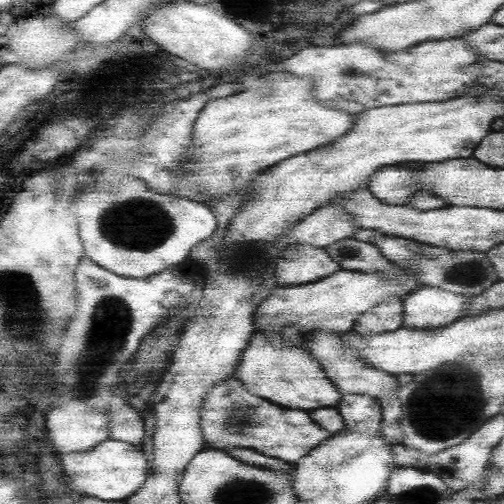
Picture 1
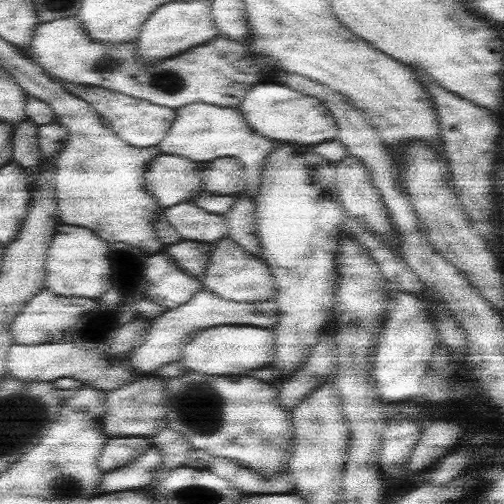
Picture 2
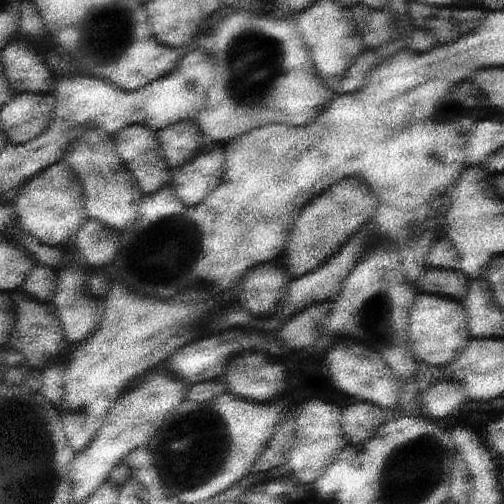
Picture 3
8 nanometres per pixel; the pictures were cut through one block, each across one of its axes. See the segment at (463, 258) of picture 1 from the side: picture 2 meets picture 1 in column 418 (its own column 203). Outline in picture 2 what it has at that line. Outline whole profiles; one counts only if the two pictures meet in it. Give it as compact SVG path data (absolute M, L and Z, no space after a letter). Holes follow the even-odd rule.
M187 240L187 242L177 242L177 244L167 246L167 254L173 258L173 262L181 270L189 272L195 278L203 278L207 260L211 256L211 248L213 248L213 244Z

